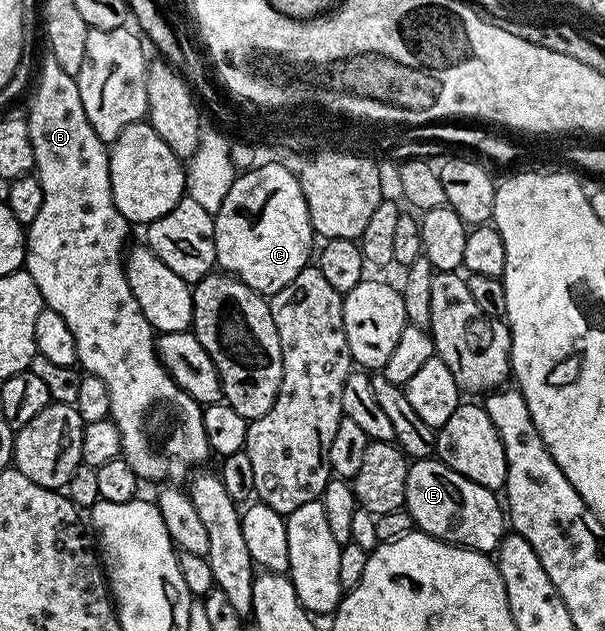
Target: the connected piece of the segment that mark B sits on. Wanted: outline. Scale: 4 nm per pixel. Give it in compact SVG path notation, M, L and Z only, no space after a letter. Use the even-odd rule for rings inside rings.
M45 60L45 62L41 64L40 83L37 84L36 91L34 90L35 86L31 91L31 94L33 93L32 103L28 106L26 117L28 119L28 127L30 128L30 144L34 144L34 160L36 161L35 173L38 175L40 183L42 184L42 208L38 208L38 216L34 216L34 220L27 223L26 226L24 266L30 277L34 280L34 284L38 284L38 292L42 296L45 307L54 312L58 312L62 316L62 320L66 320L66 325L70 327L70 332L74 336L74 344L76 345L77 363L79 363L87 373L98 376L98 380L102 380L103 383L106 384L106 388L109 389L110 417L122 436L122 457L130 464L130 468L134 468L137 479L144 480L144 478L149 478L152 482L164 482L160 484L180 484L180 481L182 481L184 477L187 479L193 471L200 468L195 468L195 466L202 465L207 458L210 458L210 449L208 447L208 441L206 440L206 428L204 427L204 406L193 400L193 398L168 375L166 368L160 363L160 357L156 354L157 335L154 333L151 324L146 320L146 316L142 316L142 312L138 308L138 300L134 300L134 292L130 292L130 284L126 280L124 258L122 257L126 250L124 237L127 236L128 230L130 230L130 223L122 216L122 212L118 212L118 208L114 204L112 185L110 184L110 168L108 167L109 147L98 136L98 132L94 132L90 120L86 120L86 108L82 108L82 96L78 92L76 79L72 78L66 72L62 72L62 68L58 68L56 62Z

